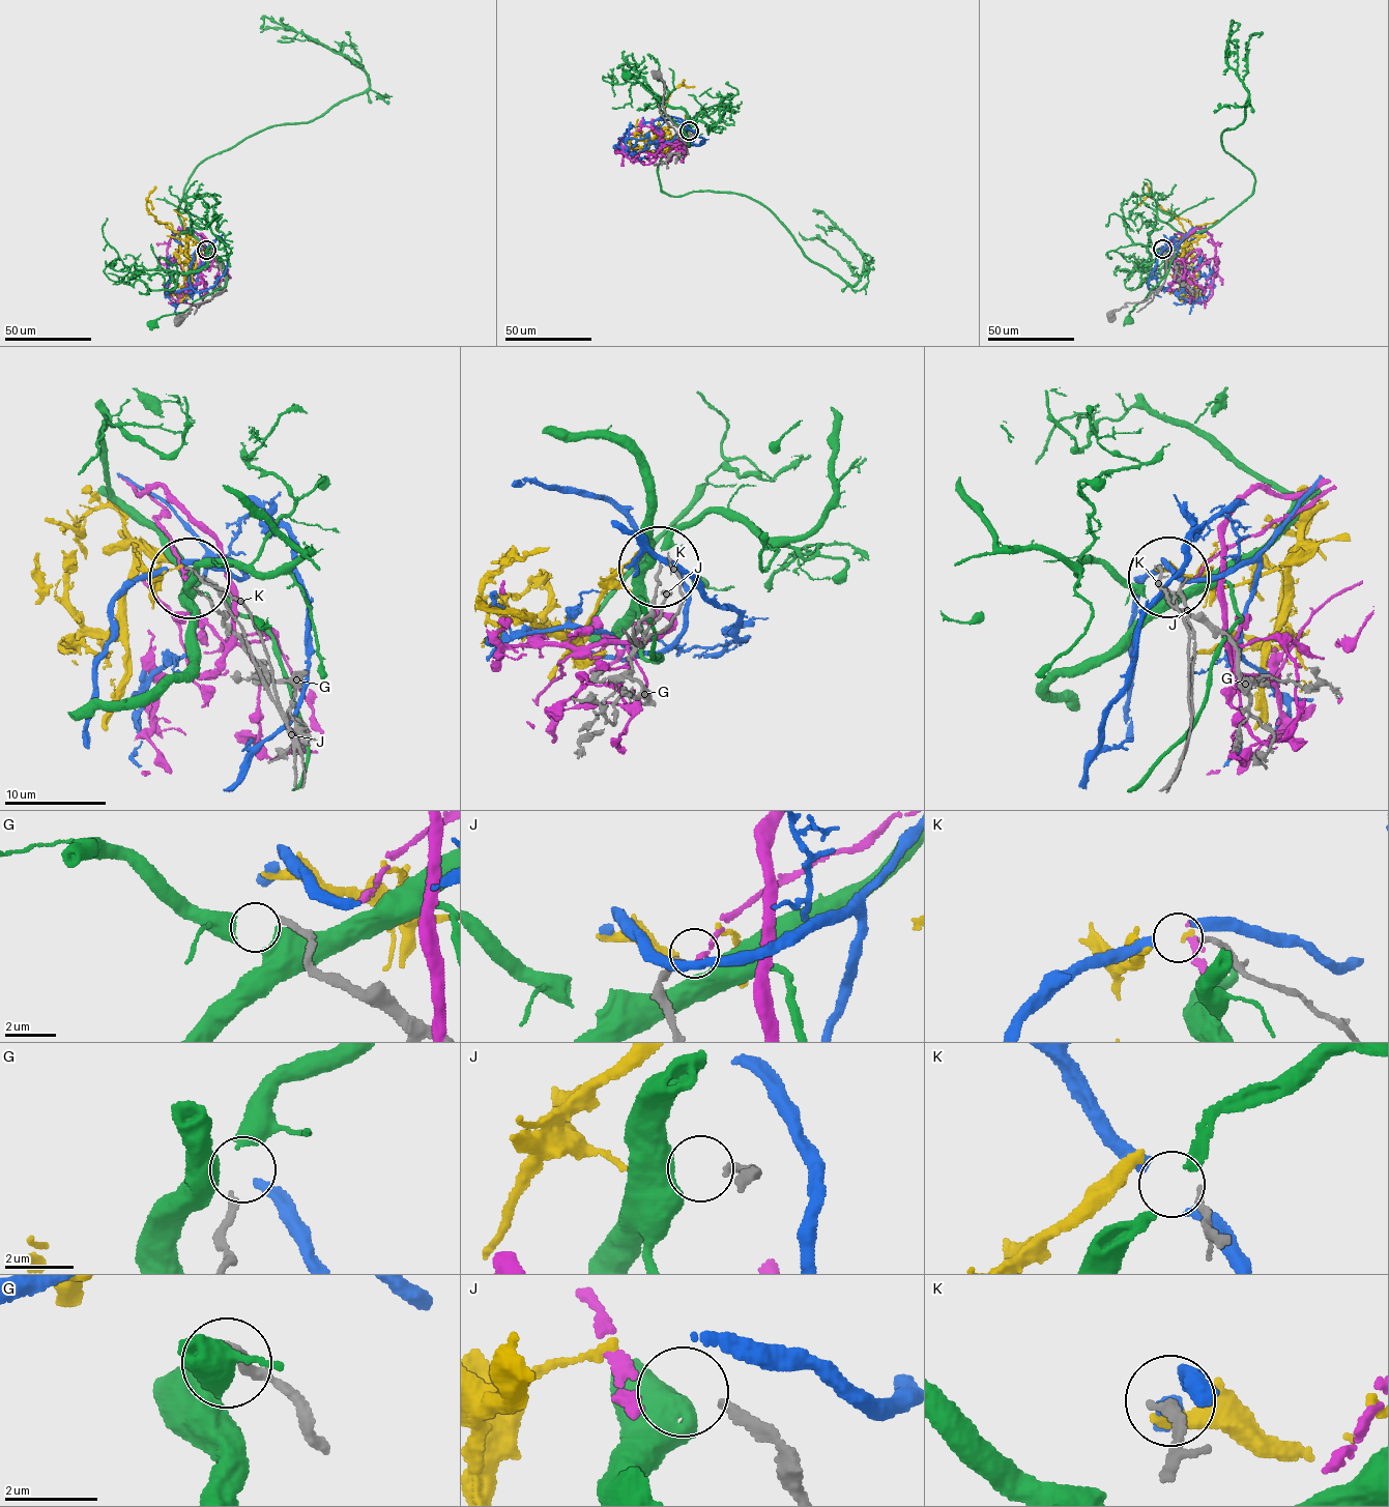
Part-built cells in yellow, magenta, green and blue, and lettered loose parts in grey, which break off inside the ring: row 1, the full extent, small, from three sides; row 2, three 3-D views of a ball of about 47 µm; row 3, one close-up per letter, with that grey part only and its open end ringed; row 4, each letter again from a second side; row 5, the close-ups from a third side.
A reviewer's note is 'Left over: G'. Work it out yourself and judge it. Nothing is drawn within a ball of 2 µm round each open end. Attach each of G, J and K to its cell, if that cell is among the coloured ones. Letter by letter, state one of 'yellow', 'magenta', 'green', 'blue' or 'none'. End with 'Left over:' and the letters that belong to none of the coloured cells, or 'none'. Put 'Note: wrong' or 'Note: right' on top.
Note: right
G: none
J: magenta
K: blue
Left over: G

